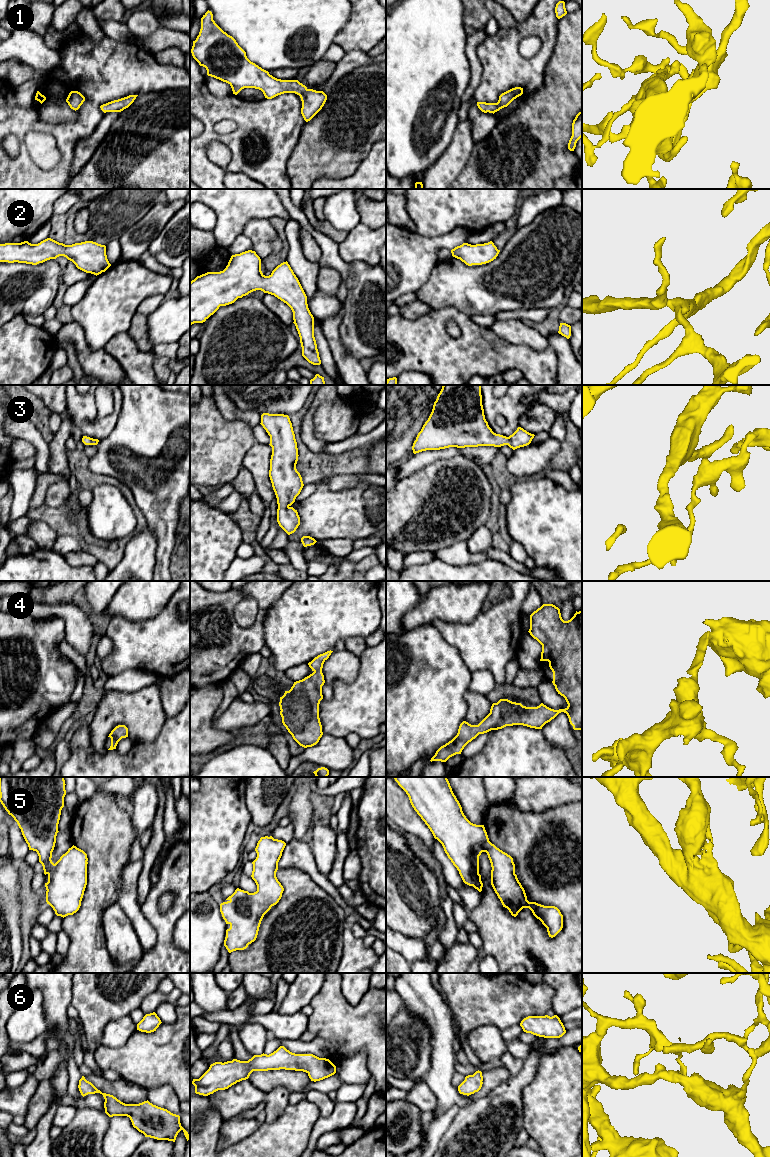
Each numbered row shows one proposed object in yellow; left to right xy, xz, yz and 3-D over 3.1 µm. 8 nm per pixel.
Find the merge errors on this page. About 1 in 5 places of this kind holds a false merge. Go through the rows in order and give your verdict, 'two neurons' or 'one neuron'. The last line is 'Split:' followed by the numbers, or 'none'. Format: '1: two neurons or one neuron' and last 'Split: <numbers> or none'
1: one neuron
2: one neuron
3: one neuron
4: one neuron
5: one neuron
6: one neuron
Split: none

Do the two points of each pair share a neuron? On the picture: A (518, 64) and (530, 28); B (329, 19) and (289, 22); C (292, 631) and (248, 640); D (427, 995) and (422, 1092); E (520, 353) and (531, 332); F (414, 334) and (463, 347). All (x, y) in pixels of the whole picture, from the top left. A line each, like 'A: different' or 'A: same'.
A: same
B: same
C: different
D: different
E: different
F: same

